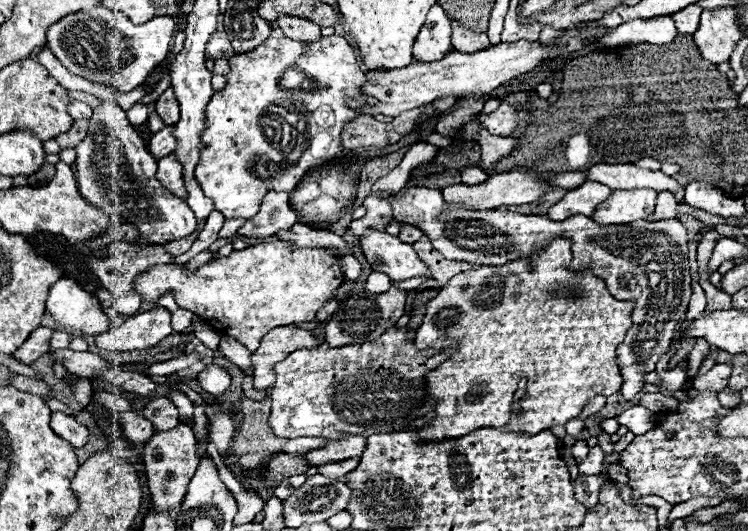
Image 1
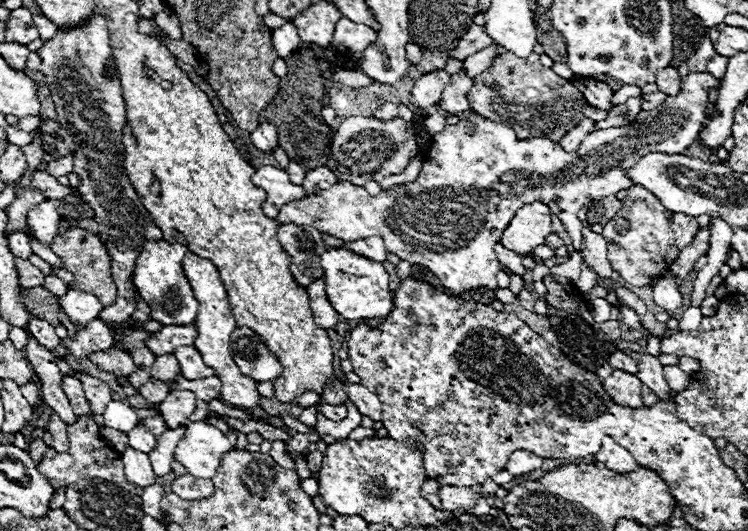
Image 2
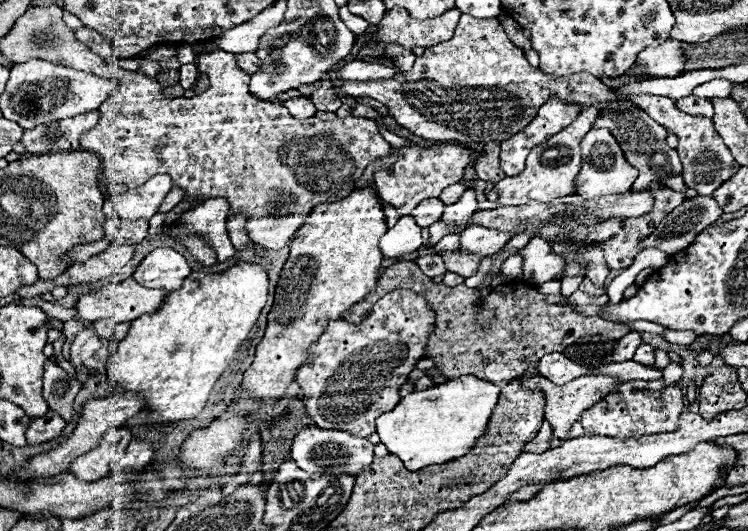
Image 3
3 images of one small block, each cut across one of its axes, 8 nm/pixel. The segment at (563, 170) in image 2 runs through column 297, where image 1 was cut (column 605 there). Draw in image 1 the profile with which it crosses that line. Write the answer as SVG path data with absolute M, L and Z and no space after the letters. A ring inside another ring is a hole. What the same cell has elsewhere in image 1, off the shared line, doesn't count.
M614 190L608 200L596 206L592 220L598 224L630 224L634 220L648 220L654 214L656 190Z

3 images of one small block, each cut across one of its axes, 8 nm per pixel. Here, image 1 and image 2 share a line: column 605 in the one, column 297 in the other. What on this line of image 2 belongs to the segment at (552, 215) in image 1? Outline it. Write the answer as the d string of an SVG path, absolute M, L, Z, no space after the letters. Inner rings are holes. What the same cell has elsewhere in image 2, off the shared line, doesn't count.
M262 166L252 176L254 184L262 190L266 190L268 198L264 202L264 214L272 220L276 220L280 208L292 200L302 200L306 196L306 190L302 186L296 186L290 182L288 174L284 170L278 170L274 166Z

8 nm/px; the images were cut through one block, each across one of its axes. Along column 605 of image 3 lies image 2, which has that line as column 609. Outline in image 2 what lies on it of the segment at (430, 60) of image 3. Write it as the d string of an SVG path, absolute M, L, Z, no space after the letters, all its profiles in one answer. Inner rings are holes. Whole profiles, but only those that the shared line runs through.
M570 78L570 84L576 84L576 88L584 94L584 98L590 106L600 108L600 110L610 108L614 90L606 82L600 82L594 78Z

